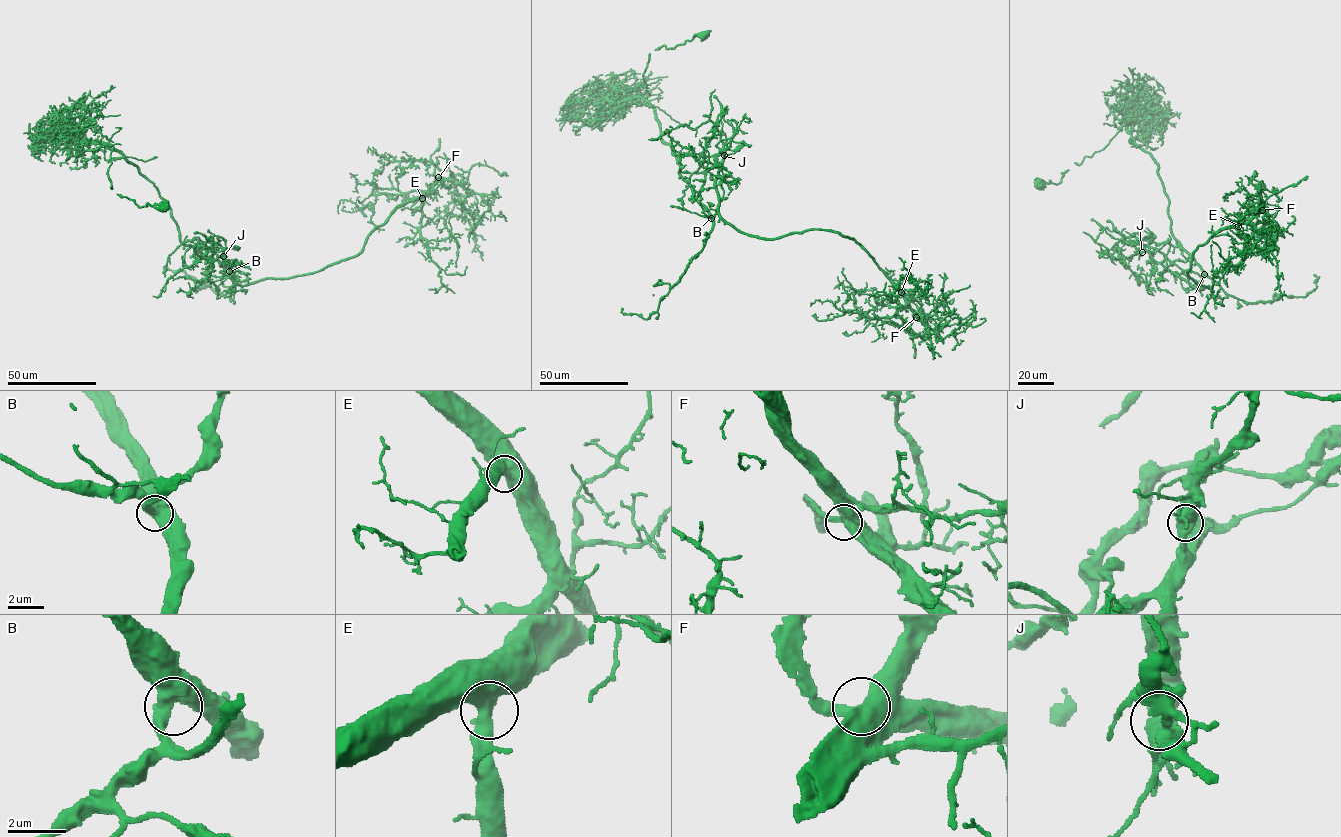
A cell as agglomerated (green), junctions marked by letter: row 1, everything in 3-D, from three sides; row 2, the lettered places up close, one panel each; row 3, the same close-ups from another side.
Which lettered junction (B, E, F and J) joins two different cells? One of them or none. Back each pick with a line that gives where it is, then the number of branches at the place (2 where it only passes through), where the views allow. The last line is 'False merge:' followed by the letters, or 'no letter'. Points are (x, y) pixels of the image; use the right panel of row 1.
J: (1142, 252) | 2
False merge: J

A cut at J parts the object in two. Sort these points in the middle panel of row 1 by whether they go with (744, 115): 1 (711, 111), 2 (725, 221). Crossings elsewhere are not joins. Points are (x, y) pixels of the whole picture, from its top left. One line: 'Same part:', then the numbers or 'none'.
Same part: none

